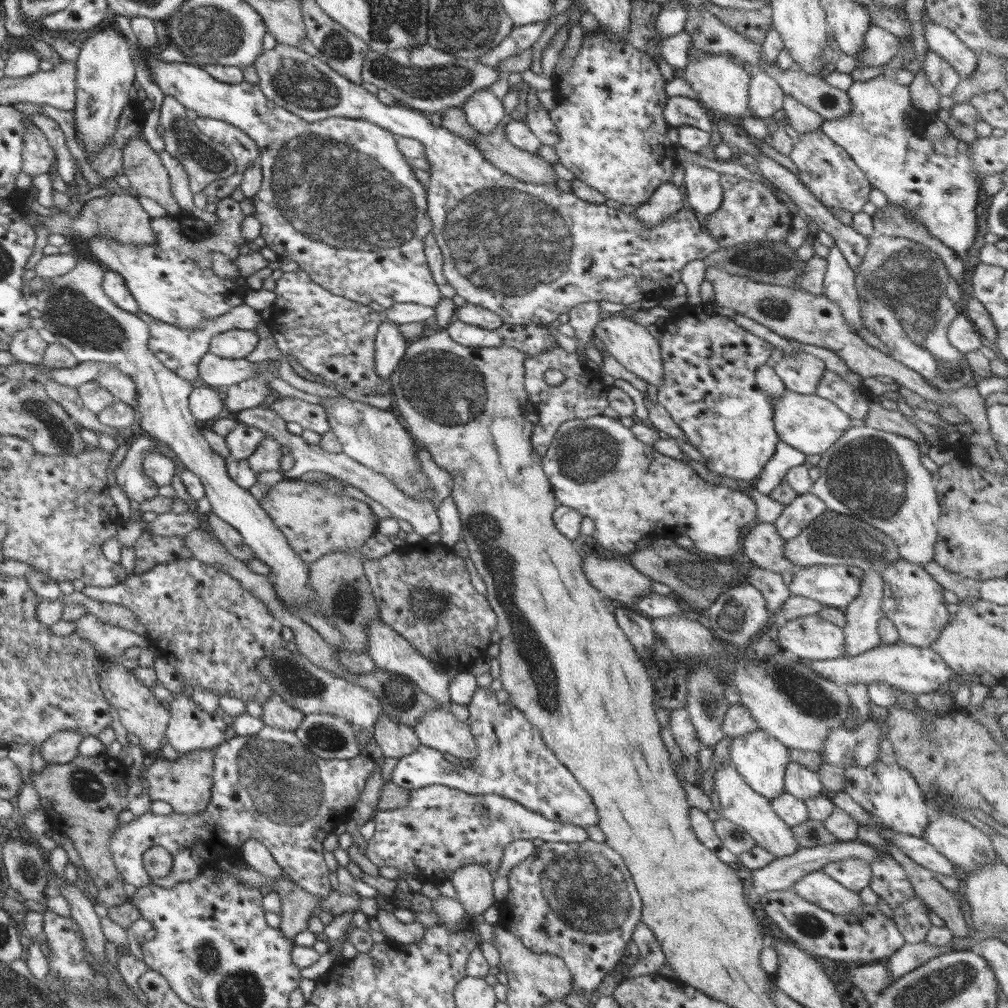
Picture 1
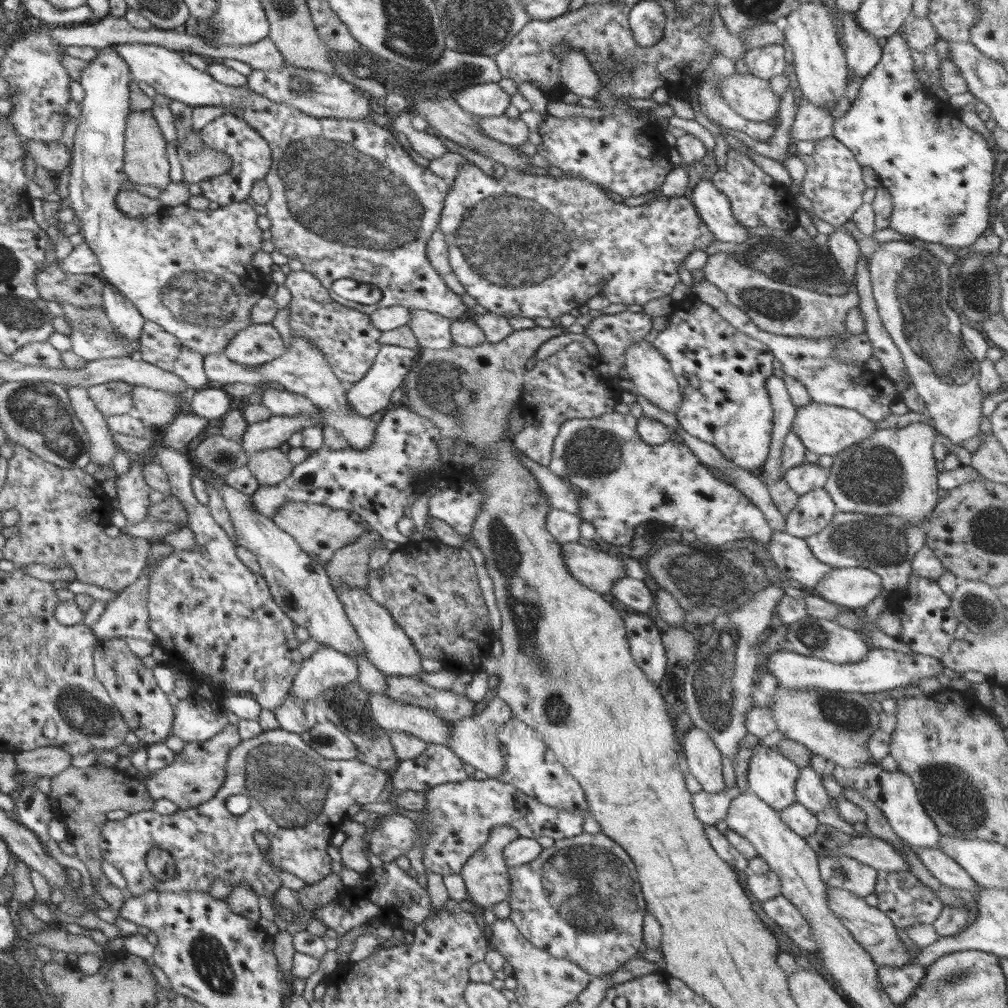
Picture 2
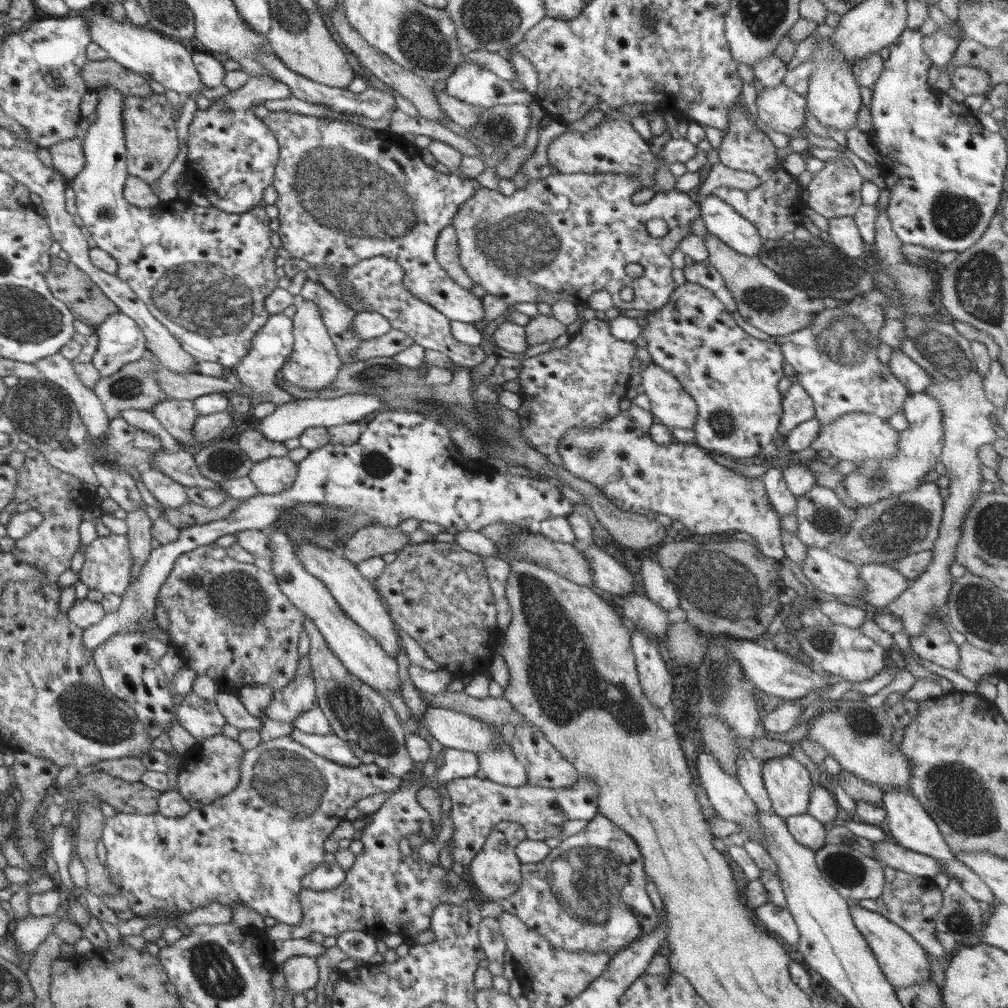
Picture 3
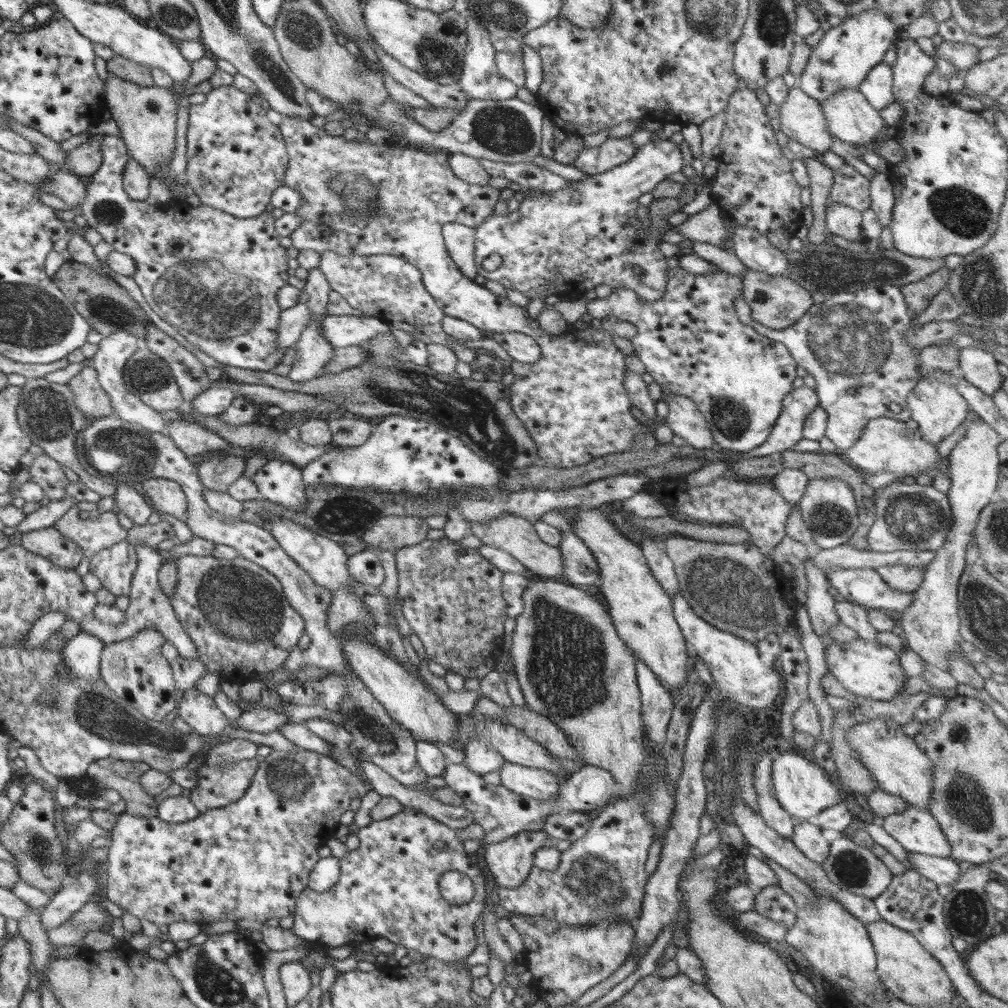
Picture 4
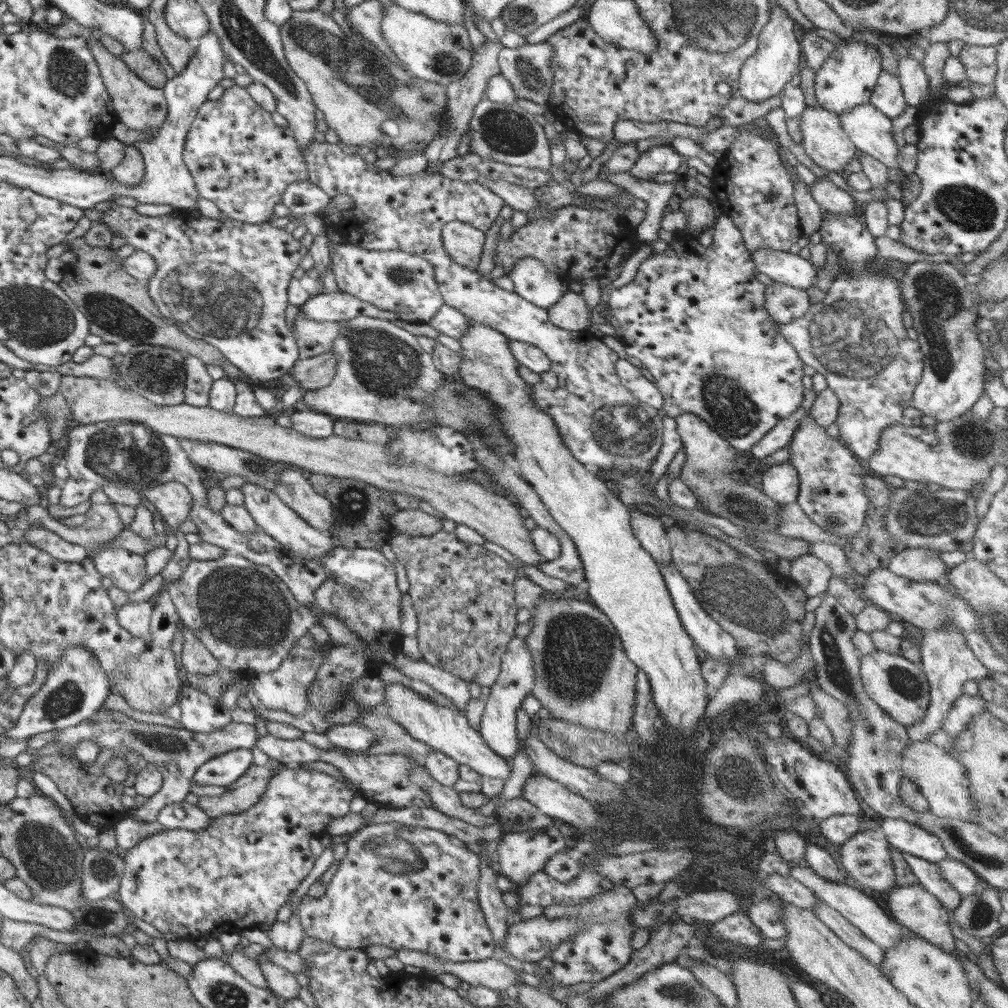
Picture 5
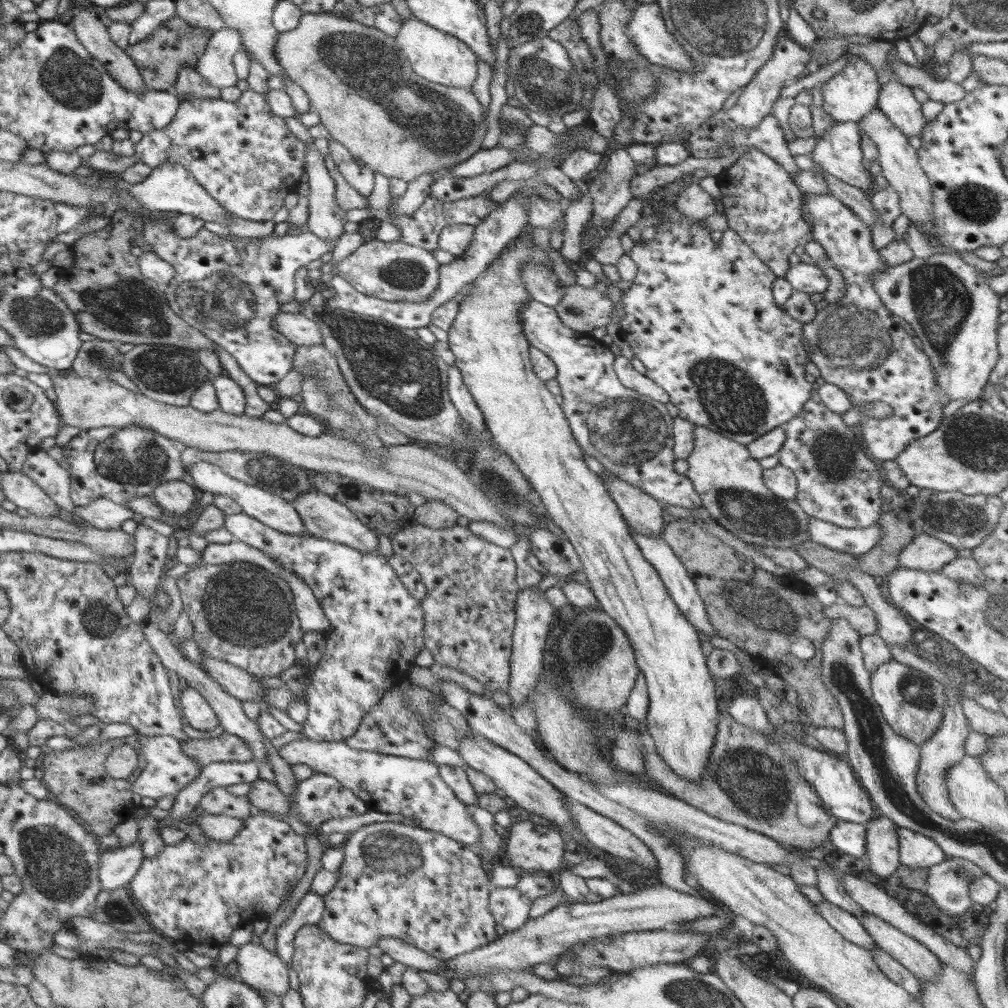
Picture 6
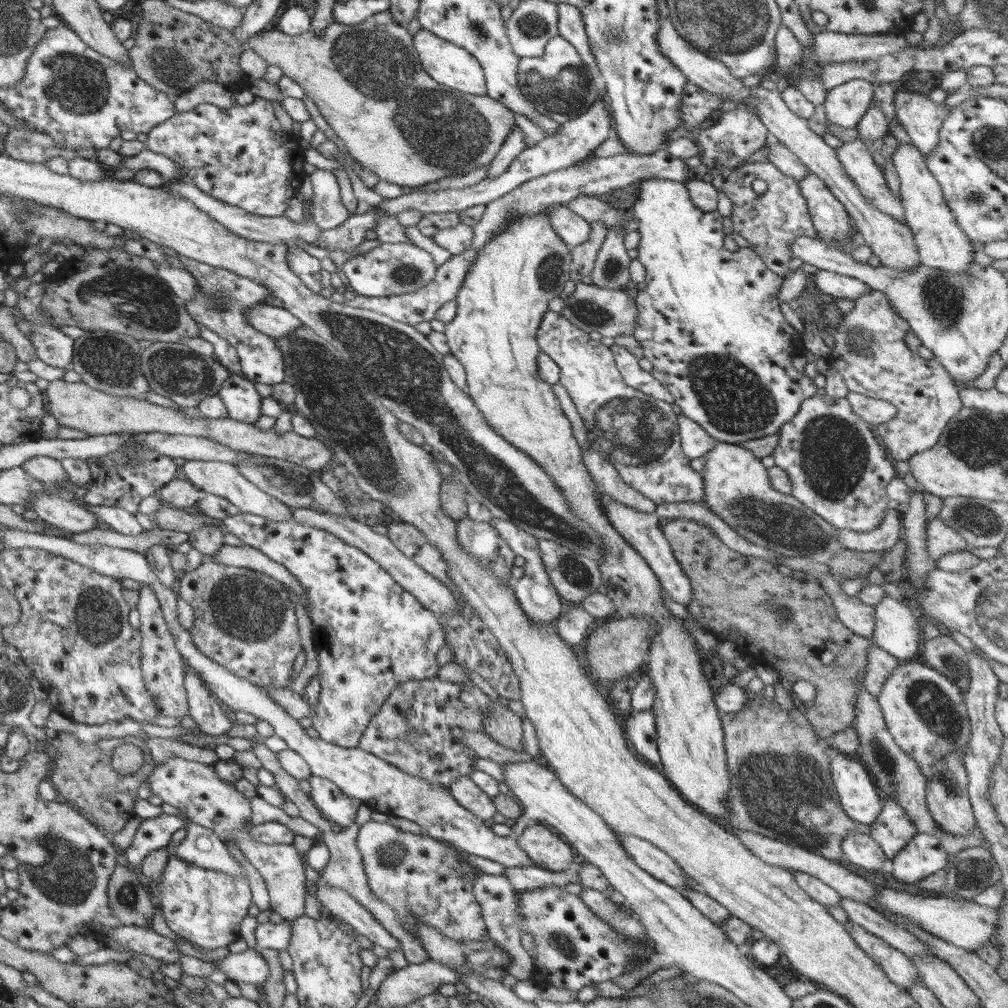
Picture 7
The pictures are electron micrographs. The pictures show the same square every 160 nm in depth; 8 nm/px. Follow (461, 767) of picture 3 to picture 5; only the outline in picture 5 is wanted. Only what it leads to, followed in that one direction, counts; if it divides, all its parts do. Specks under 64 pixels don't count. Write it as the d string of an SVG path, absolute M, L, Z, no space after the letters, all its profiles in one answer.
M512 637L504 651L501 660L501 671L496 682L490 687L490 697L485 697L486 707L481 718L479 733L484 744L502 756L508 763L518 751L516 732L516 711L519 710L522 700L531 694L534 686L534 663L524 637Z

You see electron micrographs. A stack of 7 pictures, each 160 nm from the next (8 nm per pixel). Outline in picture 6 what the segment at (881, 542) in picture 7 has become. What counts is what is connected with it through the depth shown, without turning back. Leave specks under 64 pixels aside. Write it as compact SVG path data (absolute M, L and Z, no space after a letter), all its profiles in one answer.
M809 517L808 530L812 542L858 557L870 552L883 535L878 524L868 528L844 528L814 517Z

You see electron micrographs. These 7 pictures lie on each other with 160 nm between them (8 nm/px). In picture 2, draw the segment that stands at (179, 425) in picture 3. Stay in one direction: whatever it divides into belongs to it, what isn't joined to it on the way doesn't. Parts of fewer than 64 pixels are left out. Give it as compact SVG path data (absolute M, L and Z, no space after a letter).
M141 384L130 385L133 386L130 396L132 396L132 404L134 404L134 413L146 425L163 431L181 414L178 402L172 396L168 396L167 392Z

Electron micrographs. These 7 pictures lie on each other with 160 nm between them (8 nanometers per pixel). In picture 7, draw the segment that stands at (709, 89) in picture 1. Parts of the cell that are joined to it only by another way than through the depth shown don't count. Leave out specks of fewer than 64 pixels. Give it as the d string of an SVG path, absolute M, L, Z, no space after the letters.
M862 138L843 142L834 149L848 176L880 212L905 223L905 210L887 185L883 170L874 162Z

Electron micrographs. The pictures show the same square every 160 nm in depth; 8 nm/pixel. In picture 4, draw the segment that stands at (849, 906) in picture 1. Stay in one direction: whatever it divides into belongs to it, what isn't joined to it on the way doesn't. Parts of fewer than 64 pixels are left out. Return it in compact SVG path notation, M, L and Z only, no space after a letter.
M884 919L866 924L877 958L877 975L889 992L912 1006L952 1005L955 988L943 964L912 934Z

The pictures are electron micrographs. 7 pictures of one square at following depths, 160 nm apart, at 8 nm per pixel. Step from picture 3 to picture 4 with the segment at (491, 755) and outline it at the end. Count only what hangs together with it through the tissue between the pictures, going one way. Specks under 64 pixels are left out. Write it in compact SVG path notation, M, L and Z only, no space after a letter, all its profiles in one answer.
M505 762L498 773L501 785L521 796L548 803L560 793L560 781L544 770Z

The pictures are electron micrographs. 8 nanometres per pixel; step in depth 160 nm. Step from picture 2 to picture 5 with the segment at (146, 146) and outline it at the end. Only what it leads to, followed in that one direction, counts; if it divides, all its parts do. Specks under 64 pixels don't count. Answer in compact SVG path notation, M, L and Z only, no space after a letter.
M90 39L88 48L95 58L104 86L111 96L118 122L134 130L150 134L154 138L168 114L167 100L163 95L163 90L146 84L120 60L120 57L110 52L100 41Z

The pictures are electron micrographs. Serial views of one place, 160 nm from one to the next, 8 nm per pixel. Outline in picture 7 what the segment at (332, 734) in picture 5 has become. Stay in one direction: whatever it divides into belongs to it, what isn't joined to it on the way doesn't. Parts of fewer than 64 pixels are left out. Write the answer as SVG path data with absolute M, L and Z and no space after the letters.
M440 677L408 680L399 684L372 716L358 742L358 748L370 752L410 776L420 777L449 789L460 775L470 777L474 772L472 764L477 756L464 744L465 732L486 733L483 729L483 716L488 710L489 702L491 700L488 696L474 683L448 682Z

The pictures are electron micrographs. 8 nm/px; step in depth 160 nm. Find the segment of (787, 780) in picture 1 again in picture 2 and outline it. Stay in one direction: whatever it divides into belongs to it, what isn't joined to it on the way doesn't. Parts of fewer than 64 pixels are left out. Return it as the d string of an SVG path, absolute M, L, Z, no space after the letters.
M811 767L799 768L794 794L797 798L796 803L804 806L814 815L833 803L832 797L822 783L821 775Z

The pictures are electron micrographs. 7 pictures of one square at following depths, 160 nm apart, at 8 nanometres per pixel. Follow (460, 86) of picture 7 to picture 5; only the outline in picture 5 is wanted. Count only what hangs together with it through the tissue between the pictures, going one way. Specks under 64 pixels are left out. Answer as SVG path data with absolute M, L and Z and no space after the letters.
M396 3L389 7L384 6L383 13L384 36L394 54L404 63L413 78L447 86L468 72L473 49L464 25L436 22L422 14L410 12Z

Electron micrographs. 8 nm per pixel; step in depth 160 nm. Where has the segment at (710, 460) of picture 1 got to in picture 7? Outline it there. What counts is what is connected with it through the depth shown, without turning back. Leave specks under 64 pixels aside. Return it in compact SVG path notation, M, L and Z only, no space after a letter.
M646 179L637 182L637 188L638 195L632 210L634 212L633 221L637 224L637 231L640 233L637 259L646 269L644 281L646 288L634 300L637 320L634 323L632 336L640 343L644 358L648 358L652 363L651 375L669 390L676 405L682 409L684 416L698 423L711 437L719 441L740 444L745 440L776 434L783 424L792 421L792 418L798 413L802 402L806 398L812 398L812 396L817 394L817 386L814 385L814 381L805 374L800 373L792 365L792 358L803 353L804 348L801 342L801 333L788 324L780 310L777 294L779 294L784 280L776 272L769 270L758 254L744 242L742 242L736 252L726 250L724 244L725 234L722 227L723 216L718 212L707 213L701 211L690 200L690 195L684 182L668 179Z

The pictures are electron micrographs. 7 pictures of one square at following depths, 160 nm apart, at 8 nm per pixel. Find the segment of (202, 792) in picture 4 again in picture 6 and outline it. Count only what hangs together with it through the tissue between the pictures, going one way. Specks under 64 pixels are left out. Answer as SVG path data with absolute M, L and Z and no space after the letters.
M262 778L254 779L251 791L246 796L250 810L253 814L264 811L276 813L276 815L288 815L290 813L289 800L282 794L276 784L271 784Z

